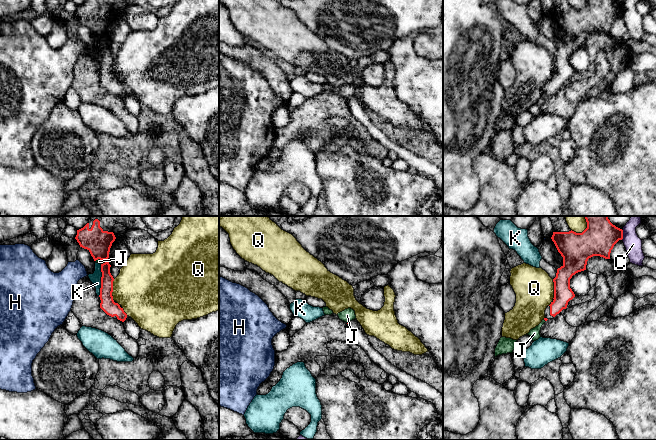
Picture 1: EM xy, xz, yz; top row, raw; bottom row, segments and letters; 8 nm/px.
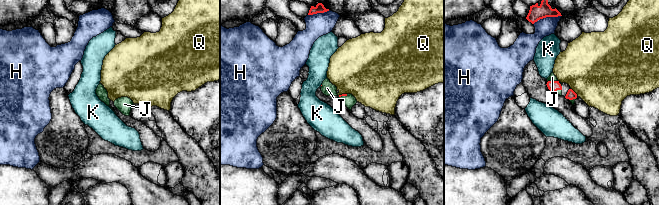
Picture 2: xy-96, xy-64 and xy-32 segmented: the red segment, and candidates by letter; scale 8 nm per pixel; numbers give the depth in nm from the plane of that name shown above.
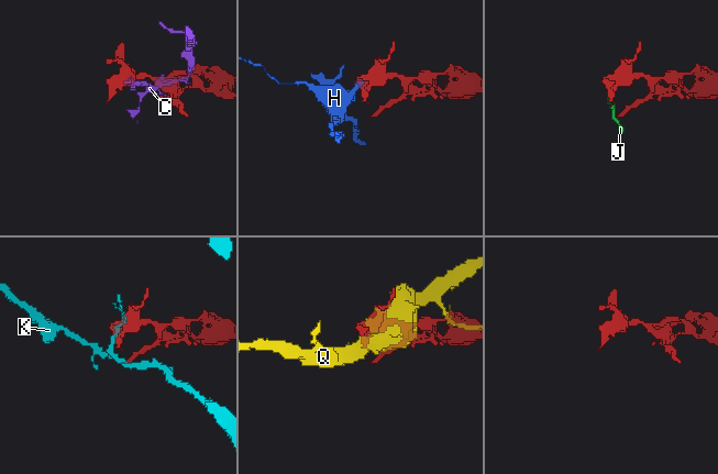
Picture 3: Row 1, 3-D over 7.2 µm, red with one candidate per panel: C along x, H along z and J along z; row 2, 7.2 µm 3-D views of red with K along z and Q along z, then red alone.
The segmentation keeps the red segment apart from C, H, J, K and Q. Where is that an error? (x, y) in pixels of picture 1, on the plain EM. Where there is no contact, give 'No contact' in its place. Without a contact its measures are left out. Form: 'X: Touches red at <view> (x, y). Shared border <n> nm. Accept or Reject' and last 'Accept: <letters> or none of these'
C: Touches red at yz (622, 10). Shared border 90 nm. Reject
H: Touches red at xy (93, 34). Shared border 40 nm. Reject
J: Touches red at xy (100, 35). Shared border 90 nm. Accept
K: Touches red at xy (101, 56). Shared border 260 nm. Reject
Q: Touches red at xy (112, 66). Shared border 180 nm. Reject
Accept: J

